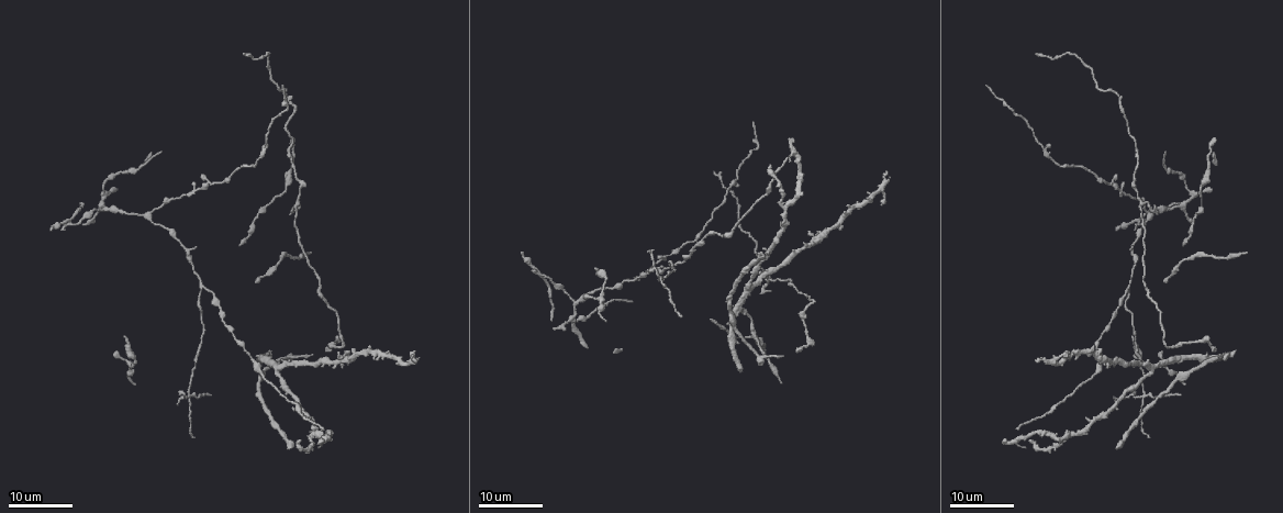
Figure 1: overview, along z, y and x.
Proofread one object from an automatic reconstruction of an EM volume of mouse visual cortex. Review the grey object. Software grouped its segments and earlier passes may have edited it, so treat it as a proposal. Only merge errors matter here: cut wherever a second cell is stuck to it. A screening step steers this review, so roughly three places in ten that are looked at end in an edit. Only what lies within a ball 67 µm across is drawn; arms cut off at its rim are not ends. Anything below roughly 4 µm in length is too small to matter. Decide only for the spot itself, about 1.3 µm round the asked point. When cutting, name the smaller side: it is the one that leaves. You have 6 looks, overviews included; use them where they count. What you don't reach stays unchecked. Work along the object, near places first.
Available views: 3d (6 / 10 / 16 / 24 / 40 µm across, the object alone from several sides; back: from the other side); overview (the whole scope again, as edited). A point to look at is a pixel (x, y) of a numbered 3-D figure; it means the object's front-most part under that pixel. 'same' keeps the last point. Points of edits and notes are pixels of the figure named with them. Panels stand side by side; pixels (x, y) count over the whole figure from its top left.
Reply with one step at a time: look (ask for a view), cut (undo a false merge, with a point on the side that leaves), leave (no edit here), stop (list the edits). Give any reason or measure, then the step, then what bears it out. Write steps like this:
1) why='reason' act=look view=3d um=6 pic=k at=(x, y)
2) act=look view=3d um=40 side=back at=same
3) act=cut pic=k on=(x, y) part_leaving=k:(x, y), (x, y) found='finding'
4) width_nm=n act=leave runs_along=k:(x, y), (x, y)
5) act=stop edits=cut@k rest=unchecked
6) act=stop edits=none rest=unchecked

why='small branch off a trunk' act=look view=3d um=16 pic=1 at=(187, 251)

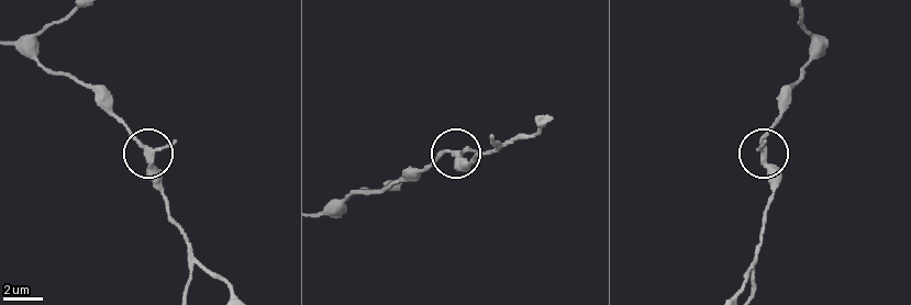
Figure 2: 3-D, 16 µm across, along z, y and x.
why='closer look' act=look view=3d um=6 pic=2 at=(454, 152)

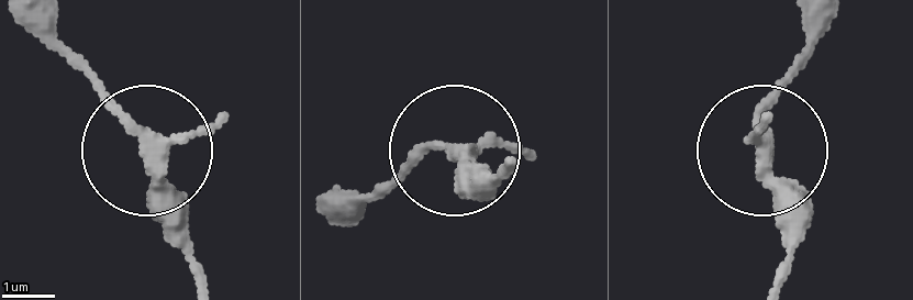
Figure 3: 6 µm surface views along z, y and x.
width_nm=280 act=leave runs_along=3:(776, 281), (793, 202), (758, 111), (806, 36) found='one cell here'

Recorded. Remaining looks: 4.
act=look view=3d um=24 pic=1 at=(200, 287)

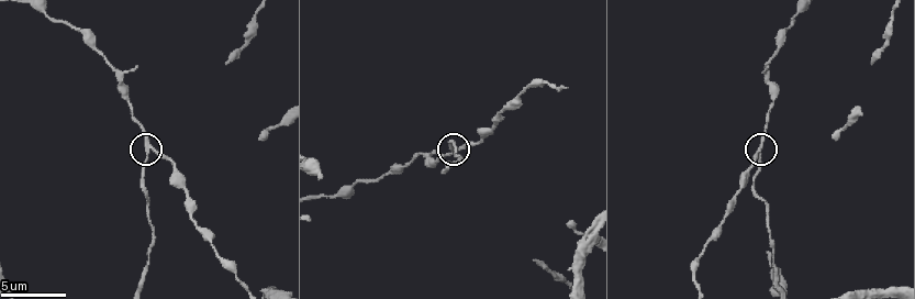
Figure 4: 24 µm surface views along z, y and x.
act=look view=3d um=6 pic=4 at=(147, 150)

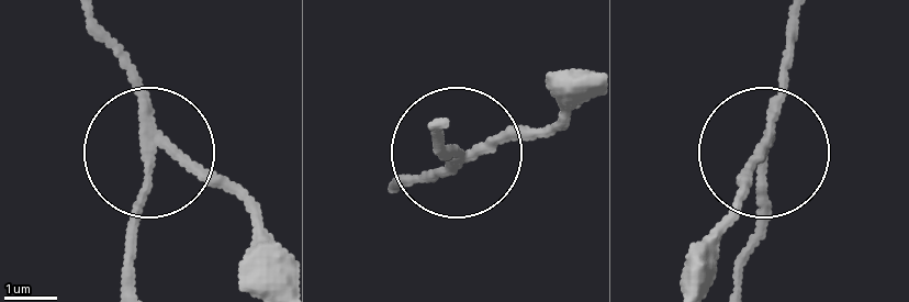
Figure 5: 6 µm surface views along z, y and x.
arms=3 act=cut pic=5 on=(135, 217) part_leaving=5:(144, 146), (132, 286) found='a second cell is stuck on'

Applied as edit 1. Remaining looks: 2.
act=stop edits=cut@5 rest=unchecked

